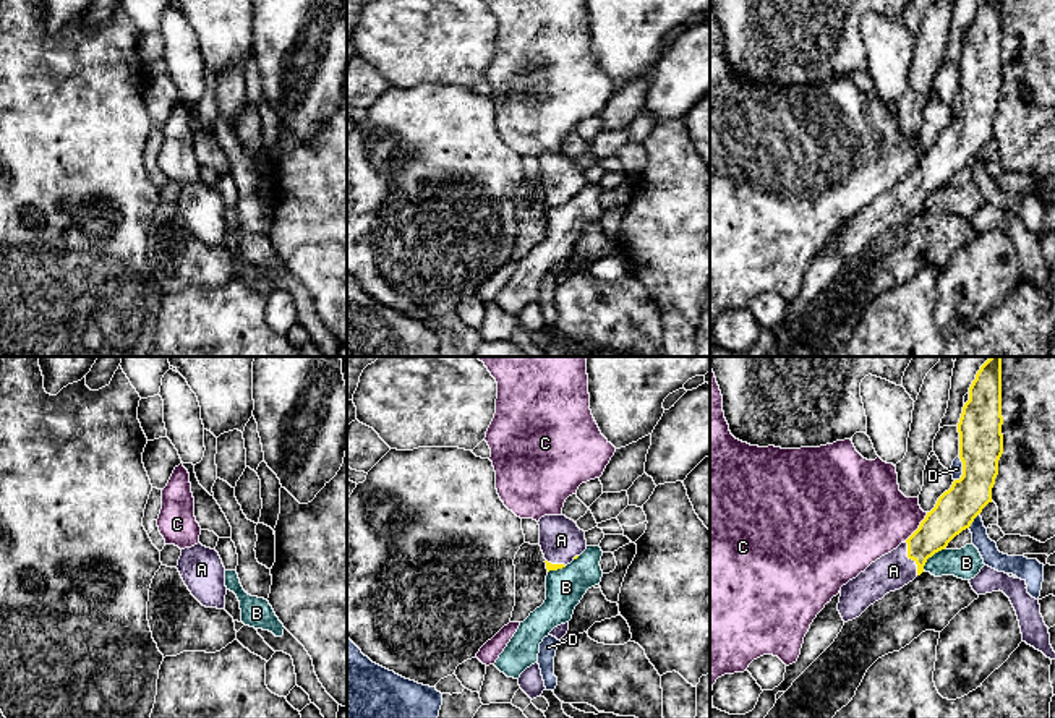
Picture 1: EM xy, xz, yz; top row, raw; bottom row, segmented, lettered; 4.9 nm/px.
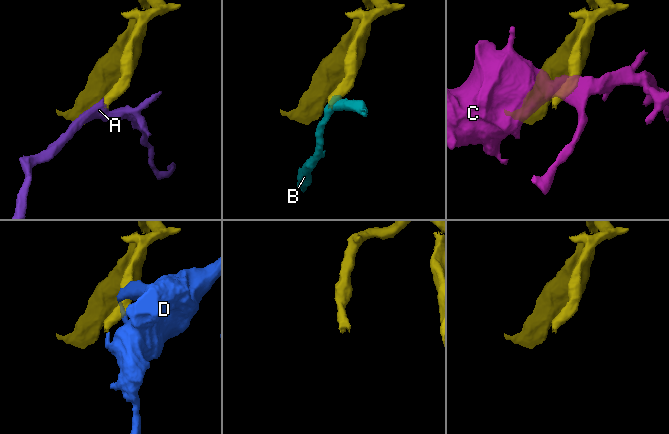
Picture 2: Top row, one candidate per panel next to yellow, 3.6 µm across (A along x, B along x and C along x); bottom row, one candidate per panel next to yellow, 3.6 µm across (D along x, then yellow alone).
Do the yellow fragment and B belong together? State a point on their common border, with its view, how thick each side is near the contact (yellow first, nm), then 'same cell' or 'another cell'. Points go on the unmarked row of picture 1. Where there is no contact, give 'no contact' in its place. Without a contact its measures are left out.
meets yellow in yz at (931, 193); 200 nm thick on the yellow side, 160 nm on the other; another cell

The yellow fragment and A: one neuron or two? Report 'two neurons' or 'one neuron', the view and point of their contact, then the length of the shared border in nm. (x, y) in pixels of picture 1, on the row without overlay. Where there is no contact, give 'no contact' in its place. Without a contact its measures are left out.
one neuron; contact yz (909, 195); length 180 nm

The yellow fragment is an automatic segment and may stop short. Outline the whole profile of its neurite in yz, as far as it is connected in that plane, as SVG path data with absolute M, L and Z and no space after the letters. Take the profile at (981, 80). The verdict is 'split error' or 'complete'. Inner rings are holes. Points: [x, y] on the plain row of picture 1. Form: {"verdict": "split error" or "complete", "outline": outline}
{"verdict": "split error", "outline": "M984 0L969 24L969 37L958 60L961 115L938 135L904 180L841 224L838 248L844 259L920 212L927 196L969 165L992 139L1003 91L1002 62L1002 0Z"}

